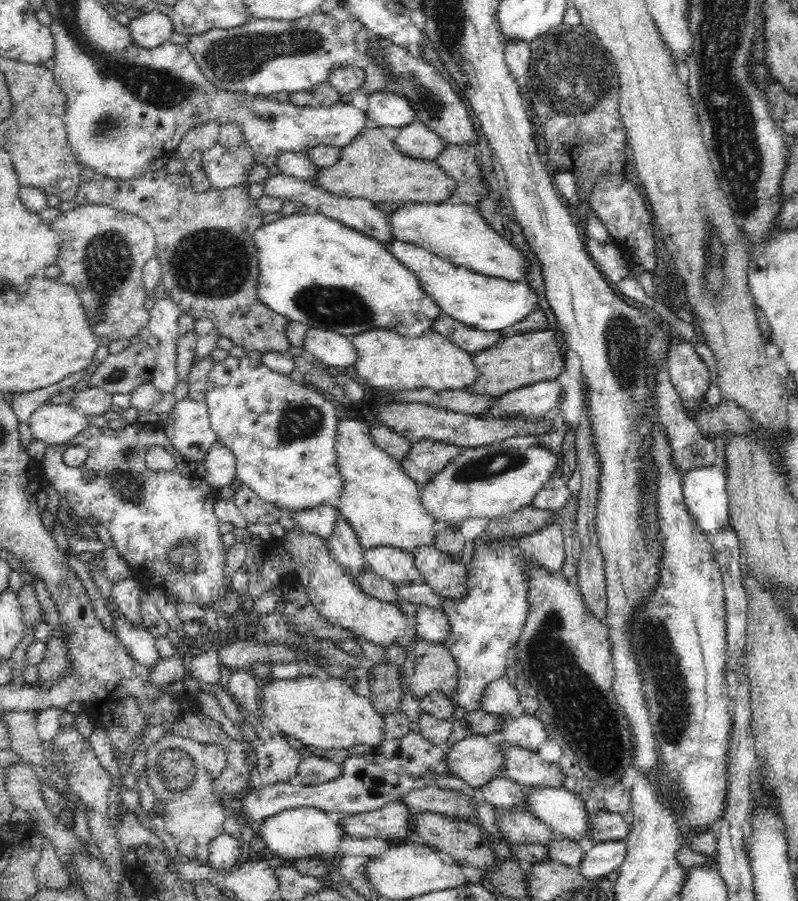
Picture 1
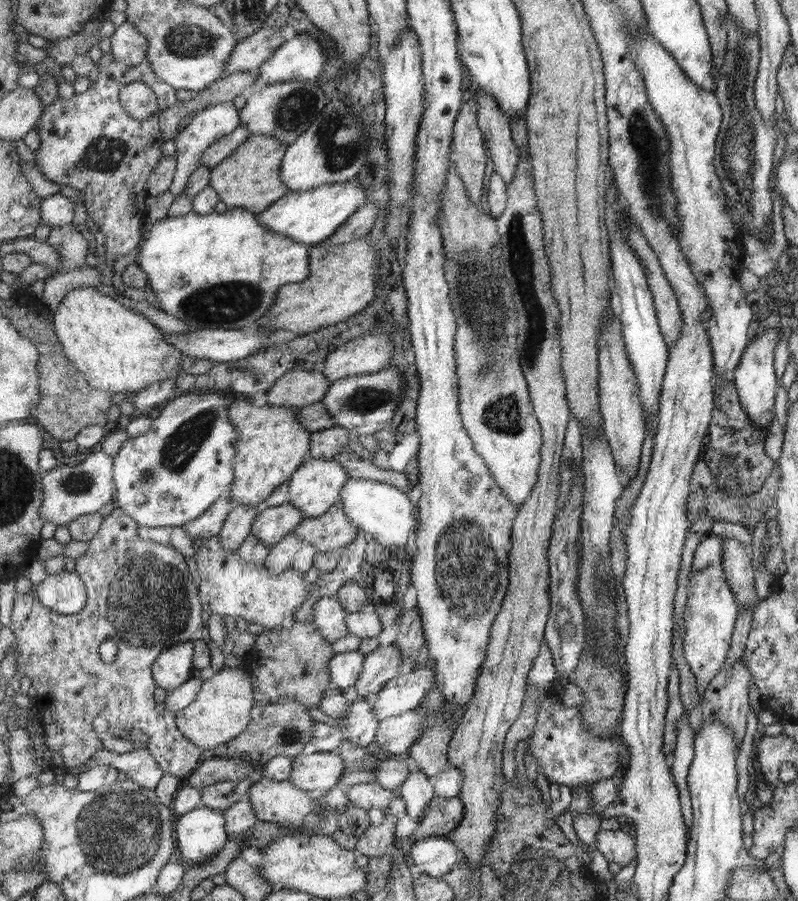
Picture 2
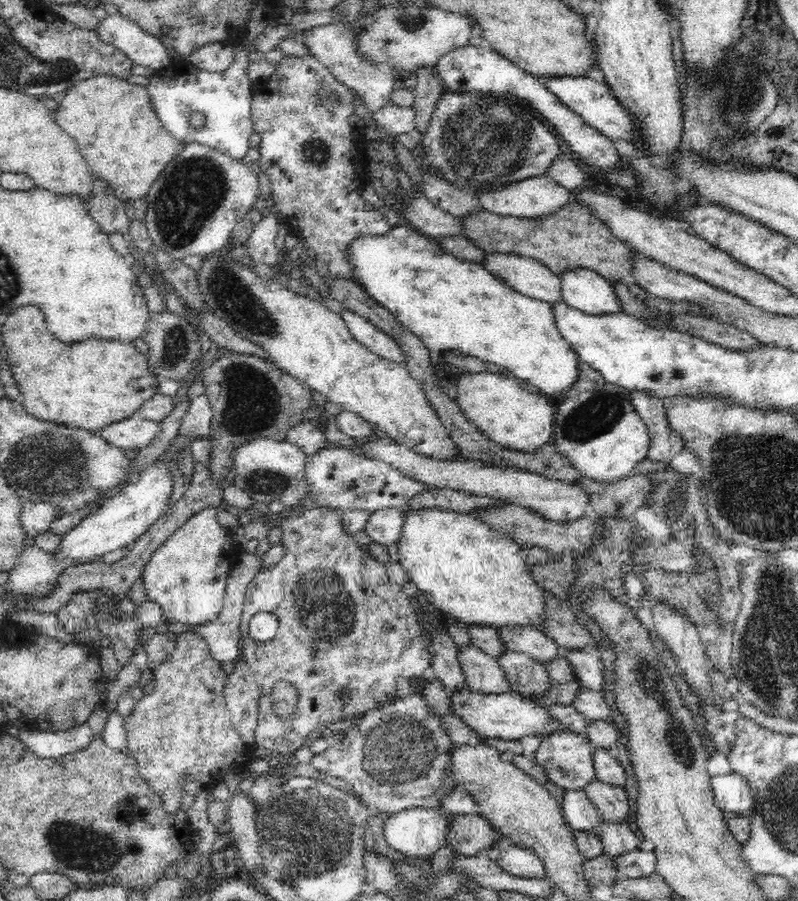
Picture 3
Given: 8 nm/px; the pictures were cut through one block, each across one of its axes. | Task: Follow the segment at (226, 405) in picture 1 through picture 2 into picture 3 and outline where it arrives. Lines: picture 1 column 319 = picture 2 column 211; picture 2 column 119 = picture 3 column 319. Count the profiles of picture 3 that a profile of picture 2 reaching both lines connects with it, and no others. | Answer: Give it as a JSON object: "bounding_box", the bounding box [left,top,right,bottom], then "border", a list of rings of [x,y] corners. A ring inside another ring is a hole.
{"bounding_box":[306,449,431,514],"border":[[[319,449],[306,460],[306,481],[308,482],[307,505],[326,507],[330,511],[350,512],[364,509],[371,514],[381,508],[406,509],[408,500],[424,490],[431,490],[430,485],[400,473],[400,471],[380,459],[371,459],[358,454],[352,449]]]}

